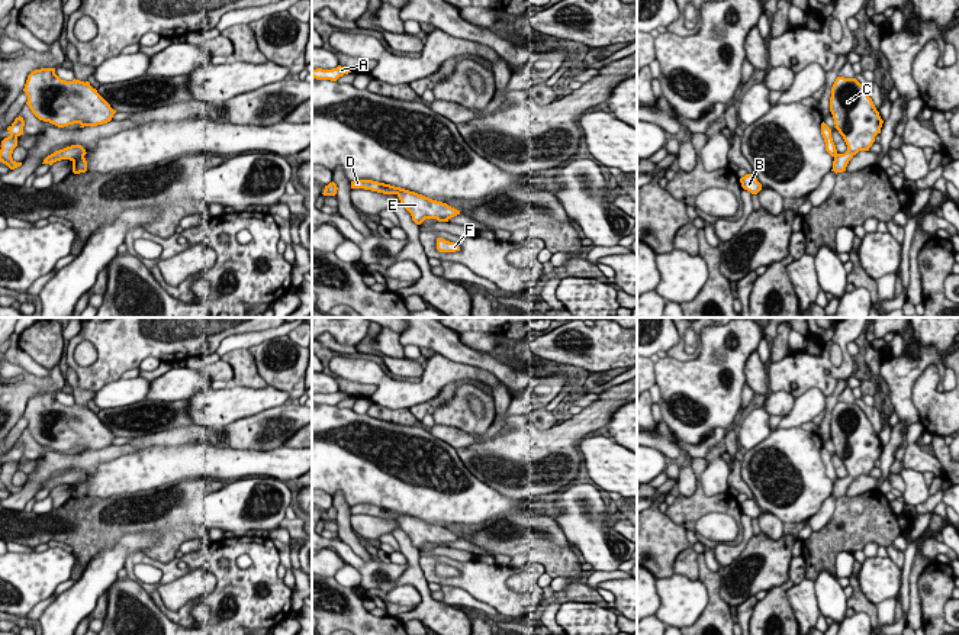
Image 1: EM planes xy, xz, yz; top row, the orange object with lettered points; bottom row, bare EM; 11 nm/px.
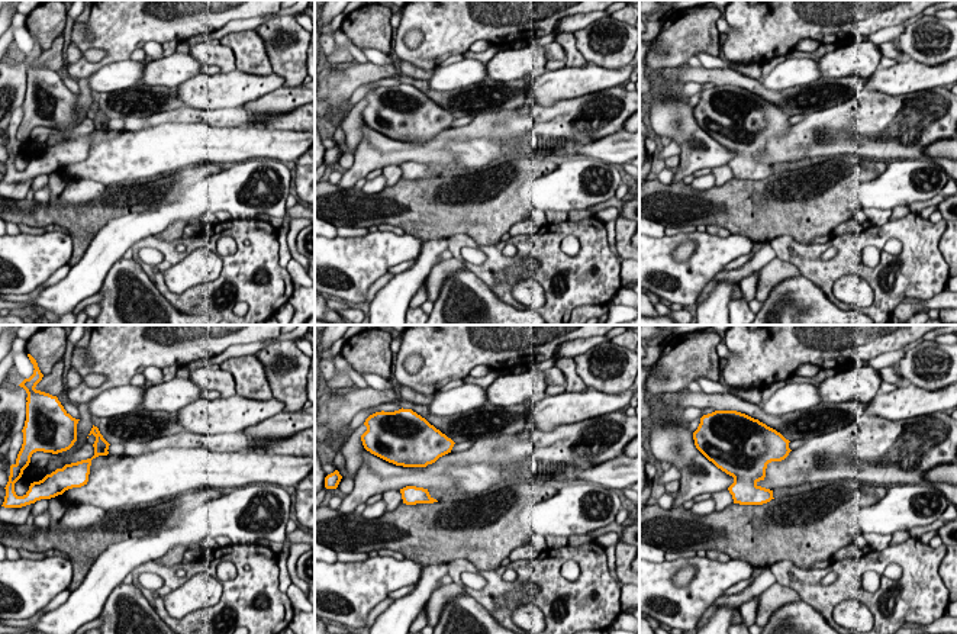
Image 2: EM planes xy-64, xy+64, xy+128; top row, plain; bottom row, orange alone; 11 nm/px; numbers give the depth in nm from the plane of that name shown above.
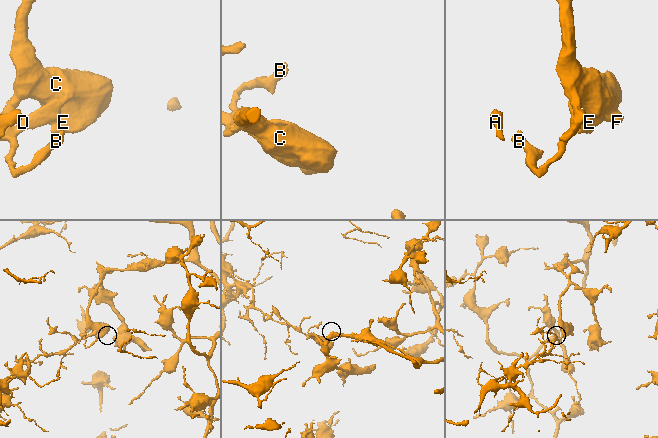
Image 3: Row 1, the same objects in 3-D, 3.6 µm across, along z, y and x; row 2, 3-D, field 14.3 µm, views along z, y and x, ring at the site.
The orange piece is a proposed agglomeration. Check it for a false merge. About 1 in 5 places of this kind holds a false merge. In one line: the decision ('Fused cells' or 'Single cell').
Fused cells

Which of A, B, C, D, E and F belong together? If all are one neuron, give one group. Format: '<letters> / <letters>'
A B D / C E F

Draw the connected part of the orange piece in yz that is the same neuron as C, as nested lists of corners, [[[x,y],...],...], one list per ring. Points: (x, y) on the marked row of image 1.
[[[837,77],[831,87],[830,112],[834,128],[843,136],[847,151],[833,161],[836,174],[846,171],[849,161],[859,151],[869,151],[875,136],[881,133],[884,120],[872,99],[856,78]]]

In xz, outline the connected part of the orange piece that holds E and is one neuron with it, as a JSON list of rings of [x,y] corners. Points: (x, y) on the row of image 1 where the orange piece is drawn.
[[[402,190],[398,193],[398,197],[416,225],[421,225],[425,219],[448,222],[451,217],[460,215],[460,210],[447,203],[432,200],[415,191]]]

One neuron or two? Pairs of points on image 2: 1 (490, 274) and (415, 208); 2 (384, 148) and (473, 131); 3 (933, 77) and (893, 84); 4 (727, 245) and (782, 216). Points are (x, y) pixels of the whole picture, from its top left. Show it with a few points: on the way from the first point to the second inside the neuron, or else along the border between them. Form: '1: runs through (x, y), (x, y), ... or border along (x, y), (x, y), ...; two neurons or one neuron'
1: border along (451, 235), (467, 234), (485, 245); two neurons
2: runs through (406, 151), (429, 151), (444, 137), (451, 134); one neuron
3: runs through (922, 77), (904, 79); one neuron
4: border along (731, 232), (741, 234), (753, 243); two neurons

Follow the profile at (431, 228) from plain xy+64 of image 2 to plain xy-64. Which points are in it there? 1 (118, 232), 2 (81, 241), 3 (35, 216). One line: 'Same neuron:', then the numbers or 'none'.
Same neuron: 2, 3

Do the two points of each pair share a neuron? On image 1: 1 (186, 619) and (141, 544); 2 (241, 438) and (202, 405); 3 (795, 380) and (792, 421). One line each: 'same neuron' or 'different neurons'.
1: different neurons
2: different neurons
3: different neurons

